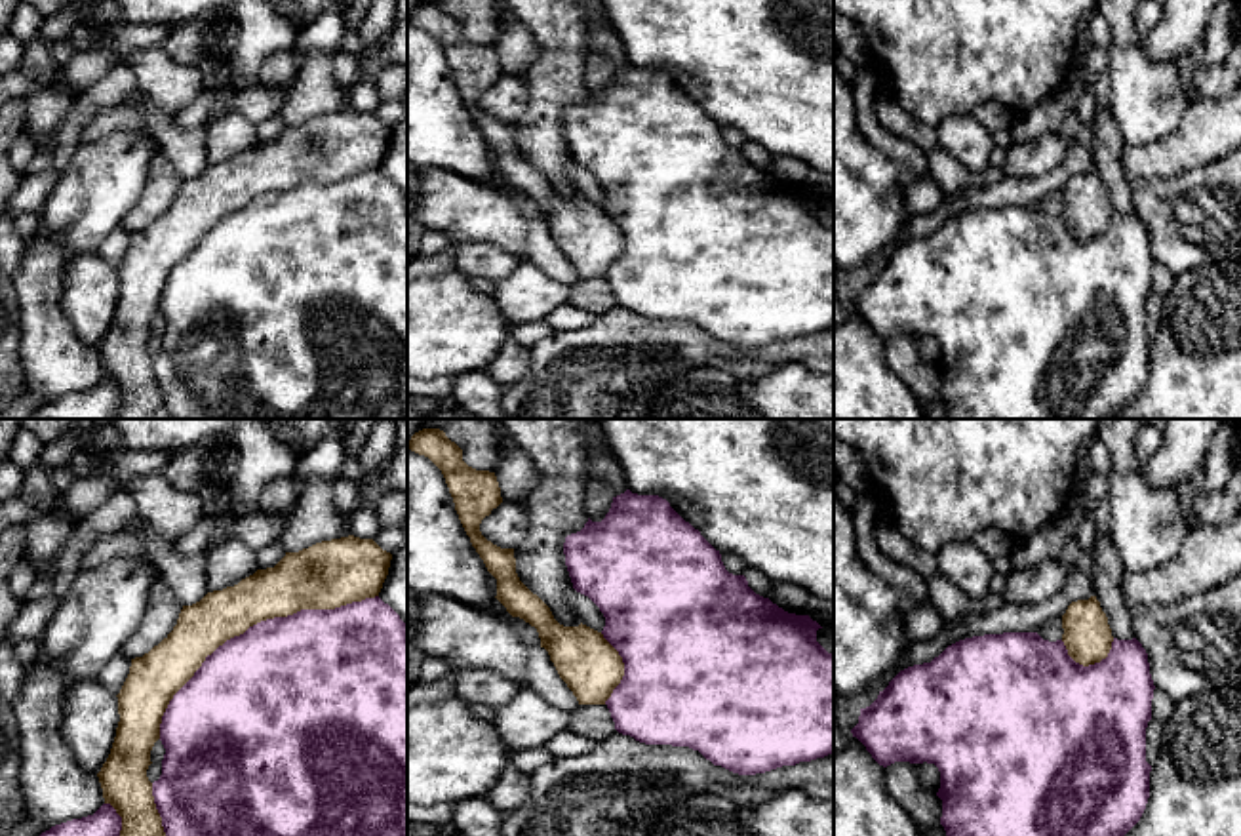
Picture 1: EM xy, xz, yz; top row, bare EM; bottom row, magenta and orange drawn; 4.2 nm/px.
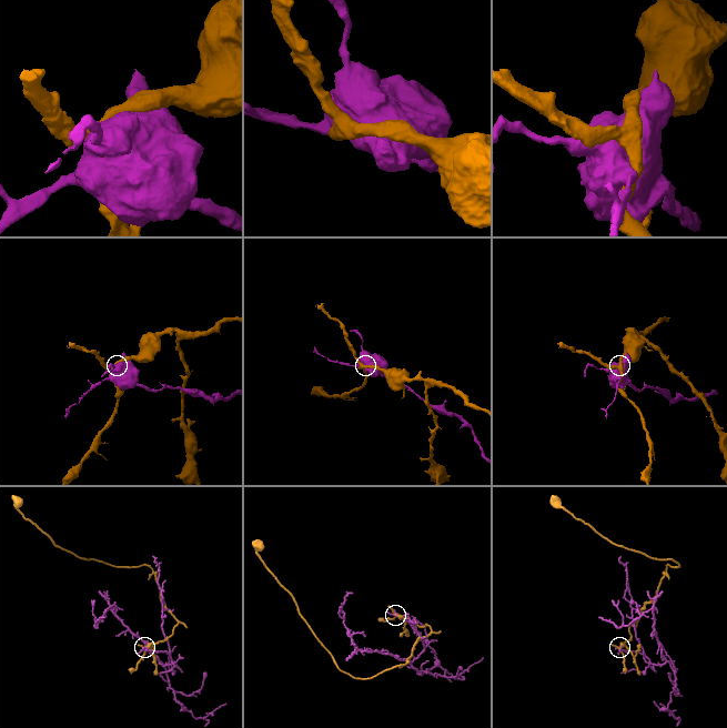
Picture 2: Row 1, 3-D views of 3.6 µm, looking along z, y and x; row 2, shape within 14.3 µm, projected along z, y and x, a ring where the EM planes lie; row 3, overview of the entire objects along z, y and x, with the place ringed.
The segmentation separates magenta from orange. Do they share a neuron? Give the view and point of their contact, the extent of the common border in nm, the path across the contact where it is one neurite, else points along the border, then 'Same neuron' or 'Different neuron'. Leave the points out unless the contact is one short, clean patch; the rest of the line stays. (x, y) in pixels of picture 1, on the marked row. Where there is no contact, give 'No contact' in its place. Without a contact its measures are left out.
Touches magenta at xy (254, 625). Shared border 1100 nm. Different neuron

